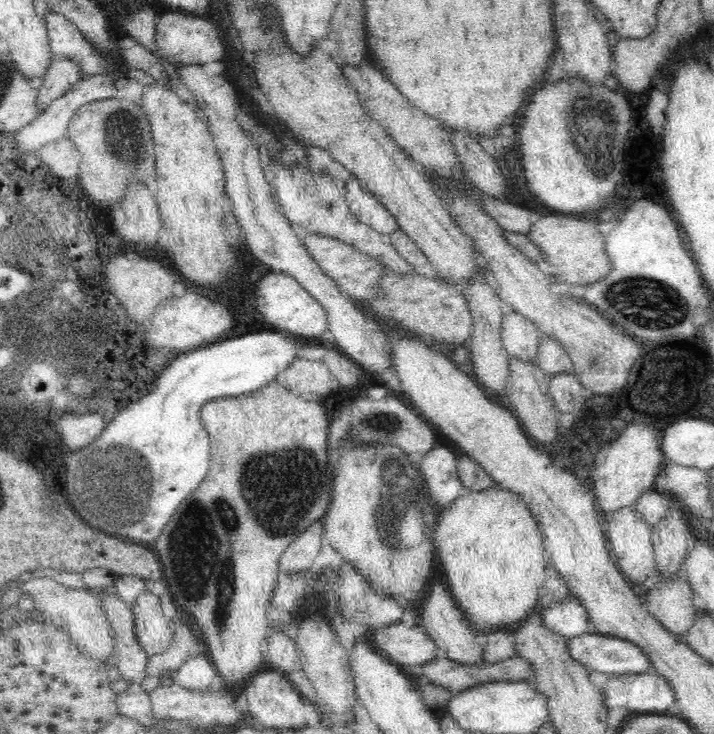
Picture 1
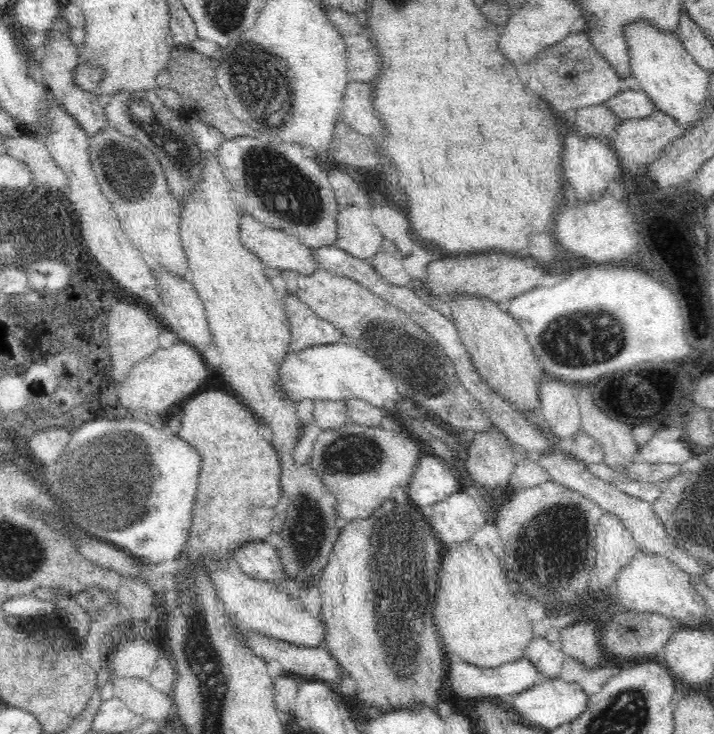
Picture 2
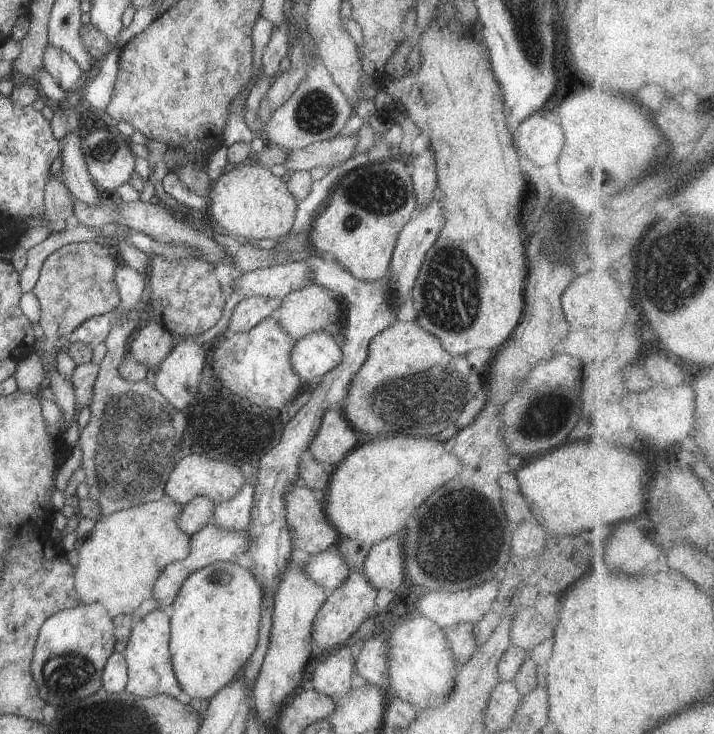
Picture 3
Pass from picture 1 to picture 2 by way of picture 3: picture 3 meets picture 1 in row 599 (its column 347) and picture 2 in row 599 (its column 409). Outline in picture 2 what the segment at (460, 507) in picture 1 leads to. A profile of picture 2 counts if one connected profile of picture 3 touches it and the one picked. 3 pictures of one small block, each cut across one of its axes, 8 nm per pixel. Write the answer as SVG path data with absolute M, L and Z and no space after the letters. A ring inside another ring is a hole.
M468 539L459 543L450 543L448 546L443 547L442 549L441 563L439 564L439 570L437 573L439 576L439 588L436 592L436 608L434 608L434 616L436 616L436 618L434 618L434 622L445 652L452 655L458 655L462 660L482 668L501 667L502 664L506 664L510 661L515 661L524 657L526 647L534 638L531 628L533 623L530 621L530 619L528 619L526 611L524 611L524 608L522 605L520 605L520 601L518 601L518 596L516 596L518 592L515 591L512 586L510 586L510 584L514 584L514 582L510 582L510 580L508 580L506 571L504 571L502 562L496 555L496 552L494 552L494 550L492 550L490 547L479 548L478 544L474 544L474 540L472 539Z

